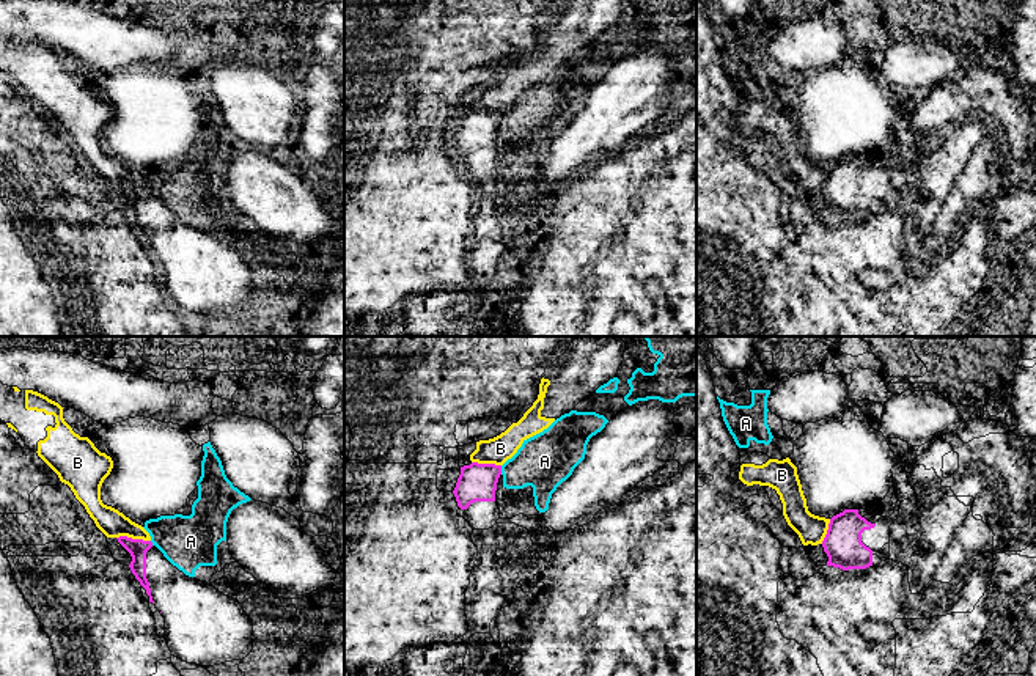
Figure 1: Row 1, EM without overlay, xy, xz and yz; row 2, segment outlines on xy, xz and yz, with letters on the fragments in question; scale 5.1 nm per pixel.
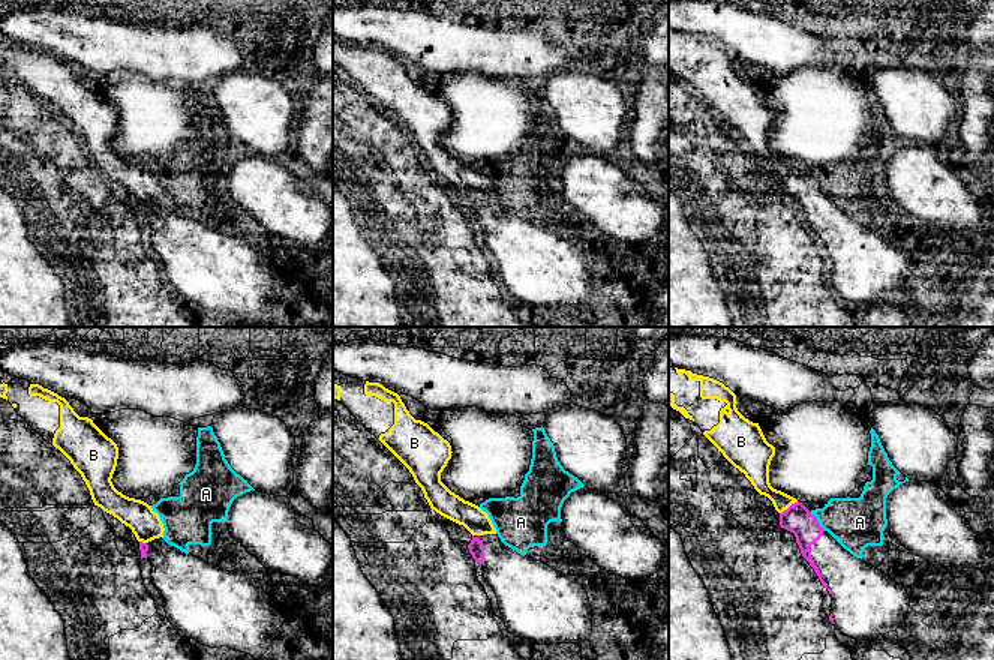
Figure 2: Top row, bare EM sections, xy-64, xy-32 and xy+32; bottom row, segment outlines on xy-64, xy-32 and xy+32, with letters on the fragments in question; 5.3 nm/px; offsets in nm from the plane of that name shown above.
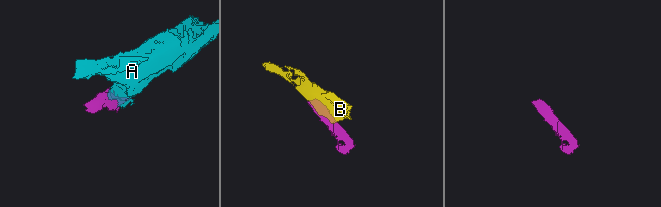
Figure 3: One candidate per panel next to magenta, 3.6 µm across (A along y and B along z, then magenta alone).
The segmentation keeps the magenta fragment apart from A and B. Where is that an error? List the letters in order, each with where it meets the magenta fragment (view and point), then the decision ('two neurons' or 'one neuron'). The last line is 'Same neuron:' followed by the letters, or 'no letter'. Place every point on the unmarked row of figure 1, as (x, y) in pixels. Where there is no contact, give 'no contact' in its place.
A: contact xz (500, 118); two neurons
B: contact xy (134, 187); two neurons
Same neuron: no letter

